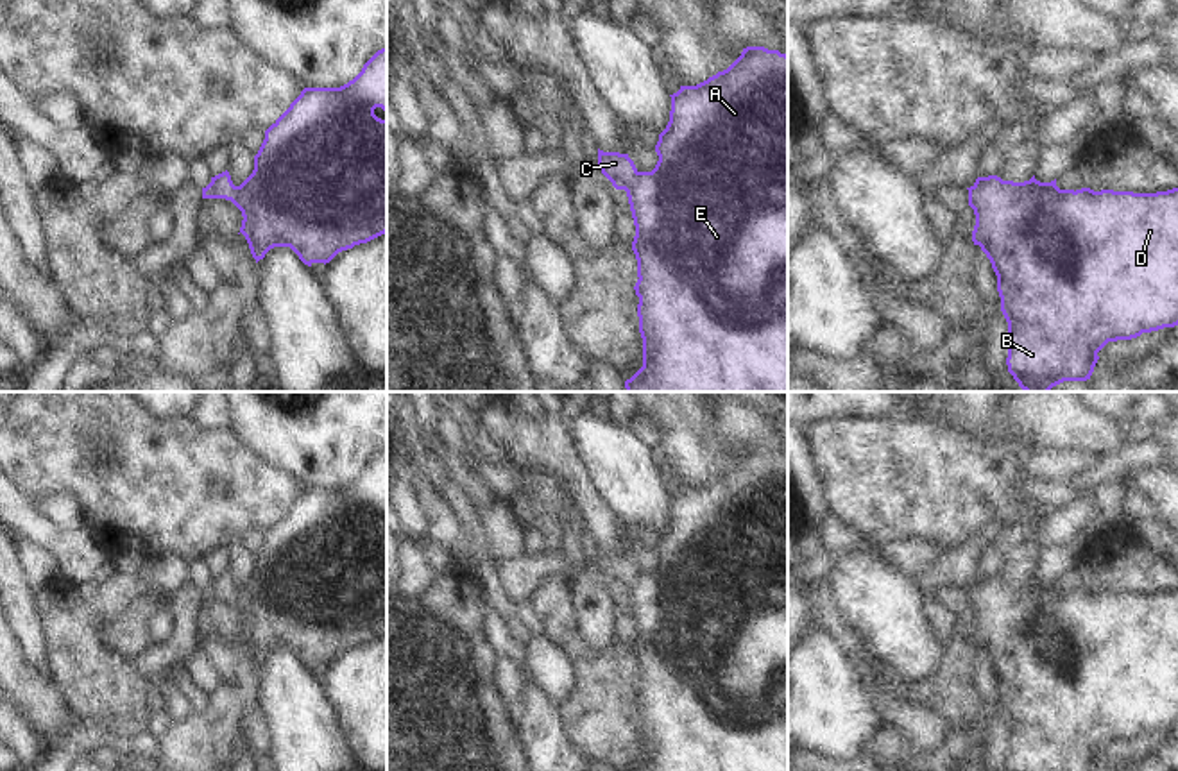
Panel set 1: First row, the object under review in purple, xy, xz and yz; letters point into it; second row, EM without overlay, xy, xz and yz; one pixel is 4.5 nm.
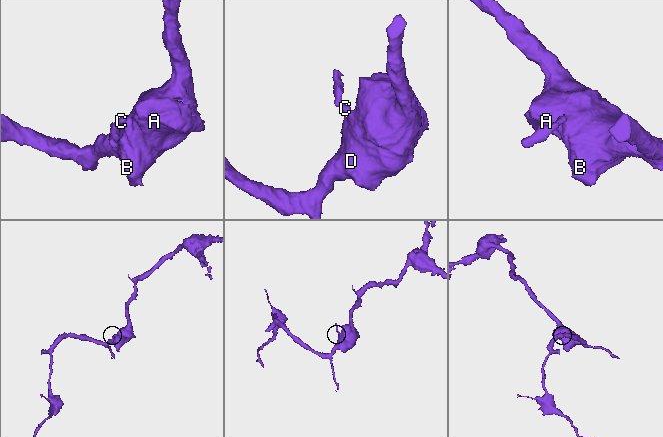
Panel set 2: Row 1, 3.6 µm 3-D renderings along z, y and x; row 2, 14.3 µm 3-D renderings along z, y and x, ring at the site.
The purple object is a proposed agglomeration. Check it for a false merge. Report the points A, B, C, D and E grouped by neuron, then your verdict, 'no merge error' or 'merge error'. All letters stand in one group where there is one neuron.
groups A B D E / C; merge error

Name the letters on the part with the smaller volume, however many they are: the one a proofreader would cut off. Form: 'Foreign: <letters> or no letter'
Foreign: C

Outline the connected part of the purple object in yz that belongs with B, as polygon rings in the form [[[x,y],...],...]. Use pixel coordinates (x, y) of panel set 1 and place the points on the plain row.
[[[988,576],[977,578],[969,589],[969,606],[976,615],[972,642],[986,655],[997,676],[1001,712],[1008,723],[1008,771],[1094,771],[1099,760],[1097,753],[1108,742],[1131,741],[1142,733],[1178,726],[1178,589],[1157,594],[1094,592],[1090,589],[1074,592],[1060,590],[1056,580],[1040,583],[1033,576],[1029,581],[1013,583]]]

